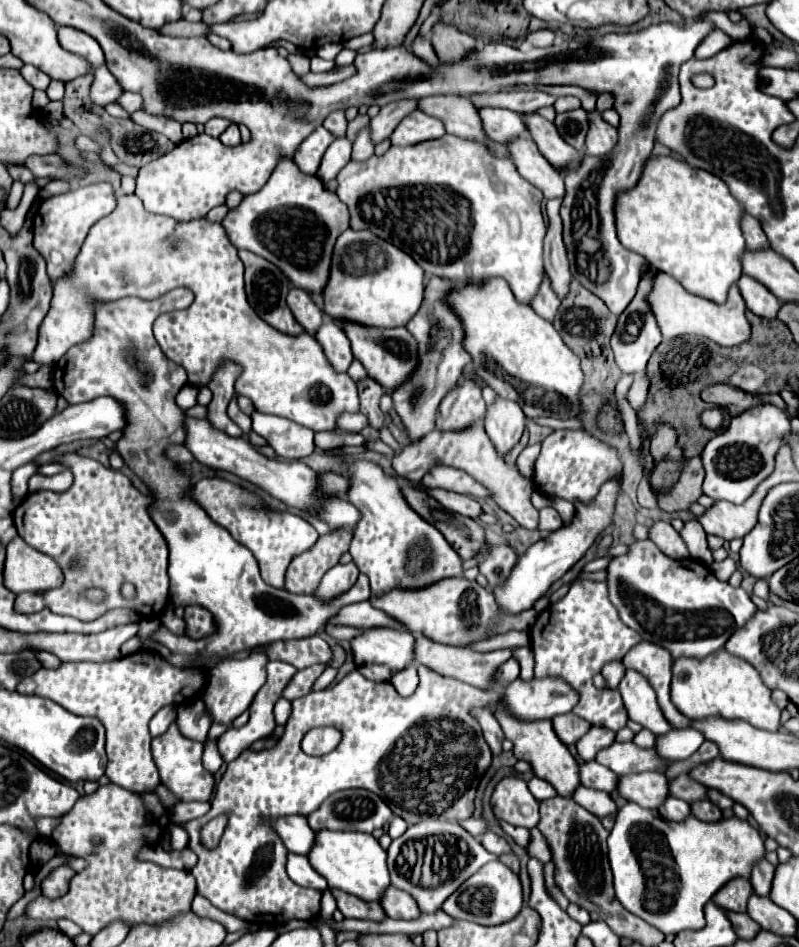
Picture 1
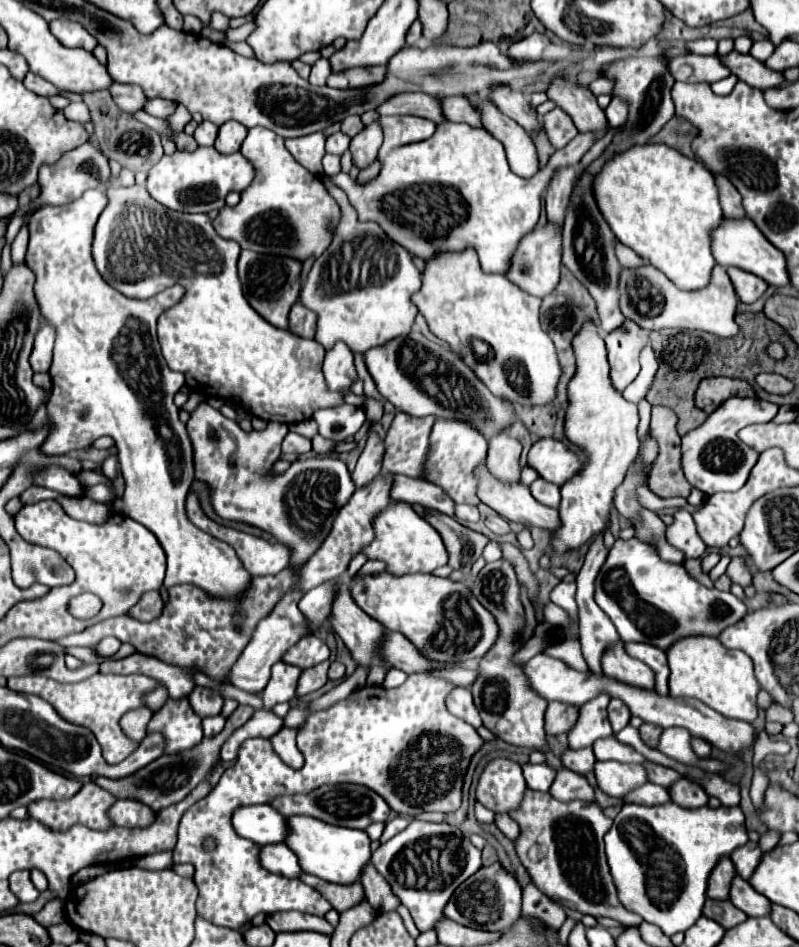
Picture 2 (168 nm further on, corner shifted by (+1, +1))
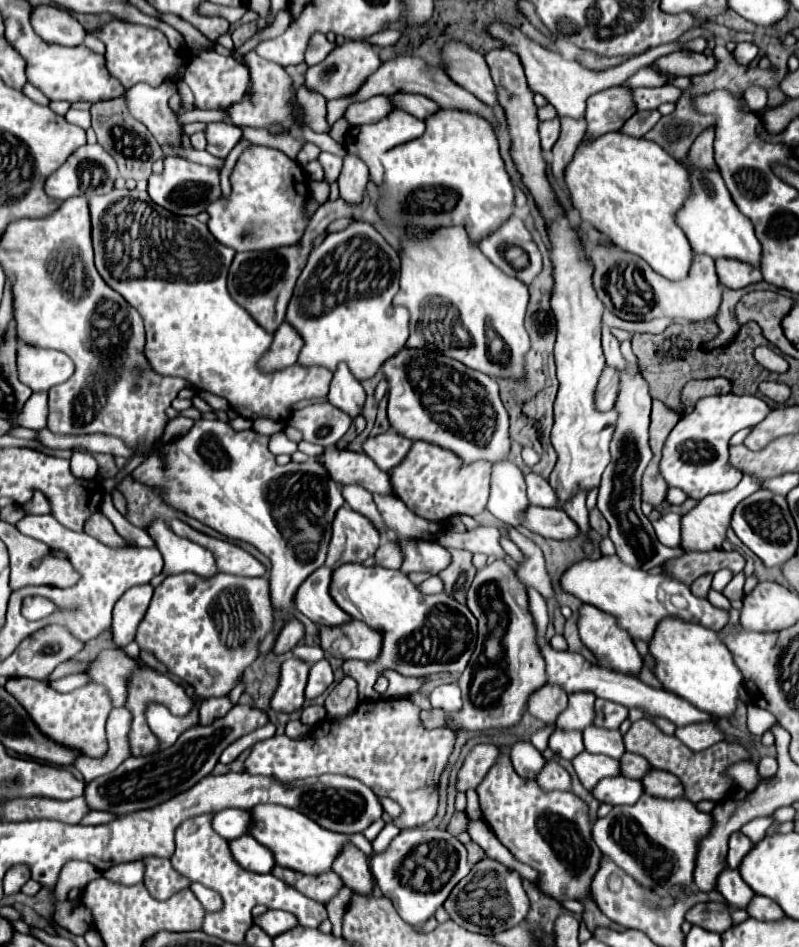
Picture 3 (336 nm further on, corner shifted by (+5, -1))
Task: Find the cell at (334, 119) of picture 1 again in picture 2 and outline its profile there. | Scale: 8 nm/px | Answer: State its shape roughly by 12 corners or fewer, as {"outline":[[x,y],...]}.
{"outline":[[342,131],[326,139],[326,153],[342,155],[350,137]]}

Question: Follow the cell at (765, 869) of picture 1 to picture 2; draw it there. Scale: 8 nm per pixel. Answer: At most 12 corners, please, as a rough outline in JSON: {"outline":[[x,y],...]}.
{"outline":[[748,841],[732,855],[736,873],[752,877],[762,851]]}

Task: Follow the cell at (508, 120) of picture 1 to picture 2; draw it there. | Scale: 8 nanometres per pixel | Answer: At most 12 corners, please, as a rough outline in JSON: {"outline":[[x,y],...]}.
{"outline":[[466,97],[442,99],[448,121],[484,127],[478,107]]}

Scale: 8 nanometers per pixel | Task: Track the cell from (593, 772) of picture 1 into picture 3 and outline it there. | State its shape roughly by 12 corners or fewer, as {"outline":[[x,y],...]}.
{"outline":[[554,729],[548,747],[564,759],[584,751],[582,733]]}

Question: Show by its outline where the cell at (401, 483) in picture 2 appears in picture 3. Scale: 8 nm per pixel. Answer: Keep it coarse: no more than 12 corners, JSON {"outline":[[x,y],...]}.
{"outline":[[348,449],[316,457],[338,485],[394,495],[374,461]]}

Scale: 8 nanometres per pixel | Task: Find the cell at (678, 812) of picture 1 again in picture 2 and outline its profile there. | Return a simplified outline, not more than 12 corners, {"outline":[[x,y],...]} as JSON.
{"outline":[[654,783],[632,791],[626,803],[664,805],[670,793]]}

